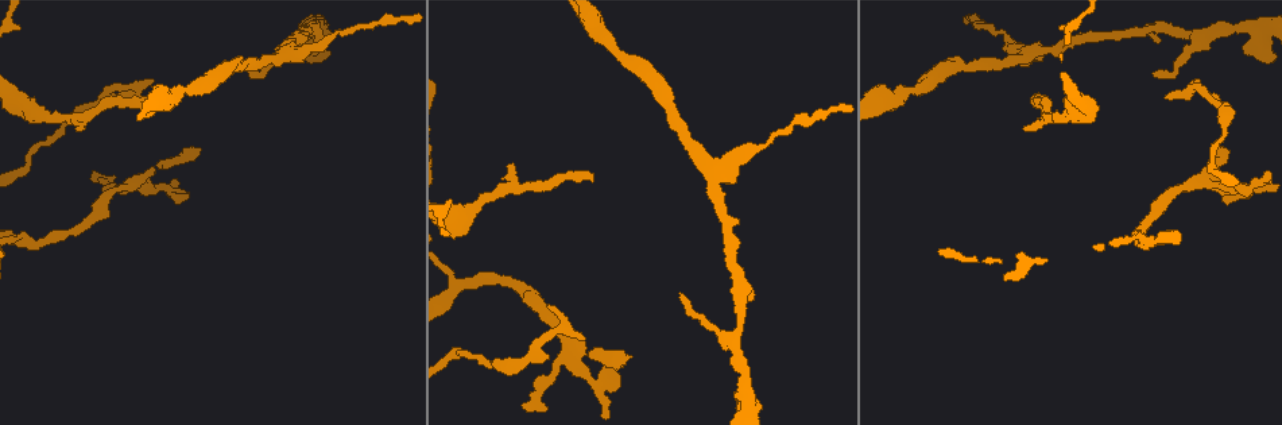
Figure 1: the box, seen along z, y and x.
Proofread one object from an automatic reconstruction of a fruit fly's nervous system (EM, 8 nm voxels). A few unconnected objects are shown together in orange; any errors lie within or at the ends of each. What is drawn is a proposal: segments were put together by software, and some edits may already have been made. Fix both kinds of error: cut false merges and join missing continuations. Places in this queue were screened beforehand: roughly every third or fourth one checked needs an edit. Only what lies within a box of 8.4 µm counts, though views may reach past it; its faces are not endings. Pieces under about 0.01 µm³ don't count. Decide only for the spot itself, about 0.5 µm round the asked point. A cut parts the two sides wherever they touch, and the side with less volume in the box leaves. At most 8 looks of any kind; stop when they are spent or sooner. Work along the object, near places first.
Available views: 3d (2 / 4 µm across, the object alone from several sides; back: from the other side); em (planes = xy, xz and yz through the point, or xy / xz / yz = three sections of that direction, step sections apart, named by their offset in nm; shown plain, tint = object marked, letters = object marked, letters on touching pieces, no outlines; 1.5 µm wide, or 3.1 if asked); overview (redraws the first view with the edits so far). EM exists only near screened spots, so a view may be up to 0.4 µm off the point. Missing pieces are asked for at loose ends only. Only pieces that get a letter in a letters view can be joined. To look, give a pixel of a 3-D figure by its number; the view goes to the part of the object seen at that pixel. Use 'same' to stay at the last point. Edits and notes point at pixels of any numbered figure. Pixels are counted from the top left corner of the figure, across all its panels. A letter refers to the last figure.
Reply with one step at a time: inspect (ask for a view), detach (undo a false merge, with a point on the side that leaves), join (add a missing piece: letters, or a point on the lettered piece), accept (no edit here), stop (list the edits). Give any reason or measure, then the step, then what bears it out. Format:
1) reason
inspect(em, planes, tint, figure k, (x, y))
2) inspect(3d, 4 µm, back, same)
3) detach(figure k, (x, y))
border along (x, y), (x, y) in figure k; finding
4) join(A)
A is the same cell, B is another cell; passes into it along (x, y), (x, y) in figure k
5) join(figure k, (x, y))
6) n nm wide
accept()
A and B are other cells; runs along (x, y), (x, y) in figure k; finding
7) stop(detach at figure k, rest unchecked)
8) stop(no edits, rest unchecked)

free end
inspect(3d, 2 µm, figure 1, (592, 176))

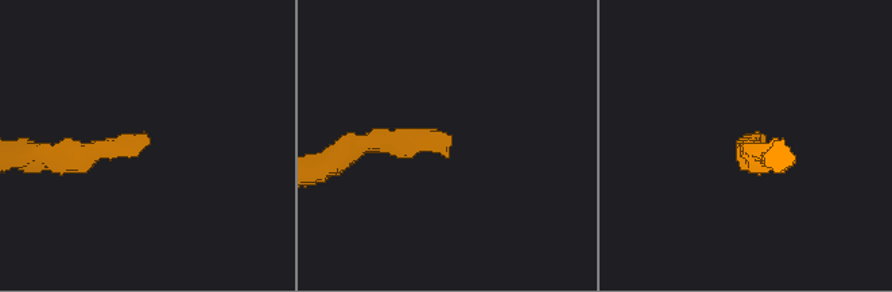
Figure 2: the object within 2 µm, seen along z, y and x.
shape alone is not enough
inspect(em, planes, letters, figure 2, (449, 139))

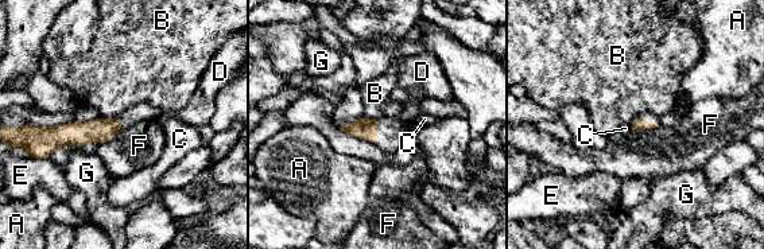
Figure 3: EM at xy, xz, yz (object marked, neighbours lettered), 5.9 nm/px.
accept()
A, B, C, D, E, F and G are other cells; no lettered piece goes on from it

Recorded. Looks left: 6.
tapers out
inspect(3d, 2 µm, figure 1, (148, 85))

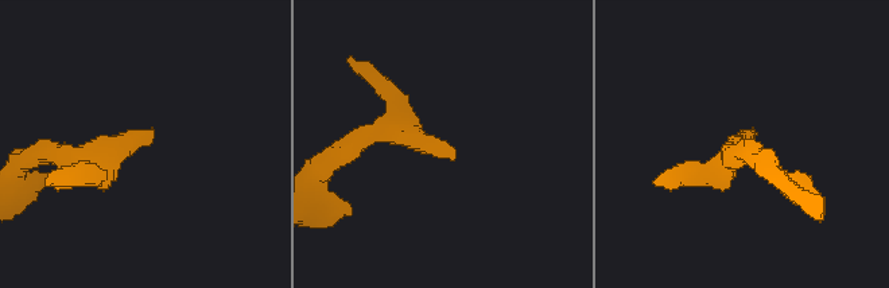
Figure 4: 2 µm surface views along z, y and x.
inspect(em, xy, step 4, letters, figure 4, (150, 142))

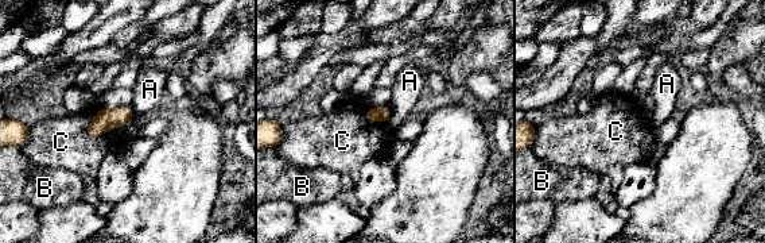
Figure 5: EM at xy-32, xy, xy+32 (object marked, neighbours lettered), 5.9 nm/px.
accept()
A, B and C are other cells; border along (391, 110), (391, 116), (387, 122) in figure 5; none of them fits

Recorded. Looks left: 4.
free end
inspect(em, yz, step 8, letters, figure 1, (1155, 72))

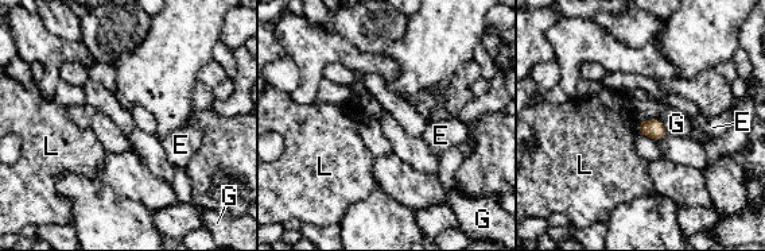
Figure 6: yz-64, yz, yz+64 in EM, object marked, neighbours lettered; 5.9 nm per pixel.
inspect(em, planes, letters, same)

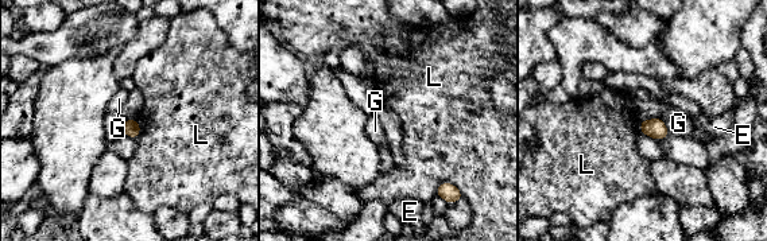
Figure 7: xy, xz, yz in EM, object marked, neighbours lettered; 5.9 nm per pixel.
100 nm wide
accept()
E, G and L are other cells; border along (659, 117), (670, 133) in figure 7; no lettered piece goes on from it

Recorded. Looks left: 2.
inspect(3d, 2 µm, back, figure 1, (1029, 52))

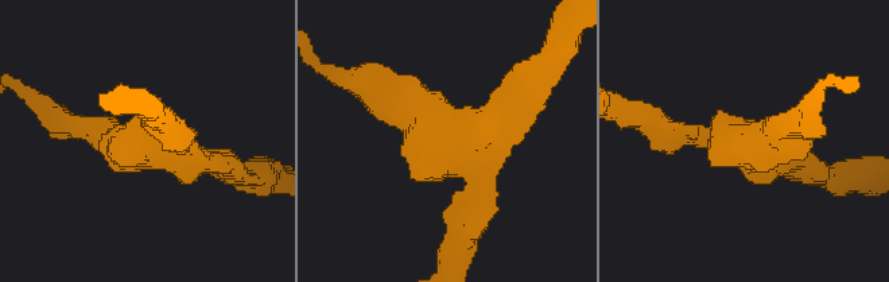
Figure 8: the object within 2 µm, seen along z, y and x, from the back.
3 arms; arms of 200, 200, 220 nm; shape alone is not enough
inspect(em, planes, letters, figure 8, (467, 148))

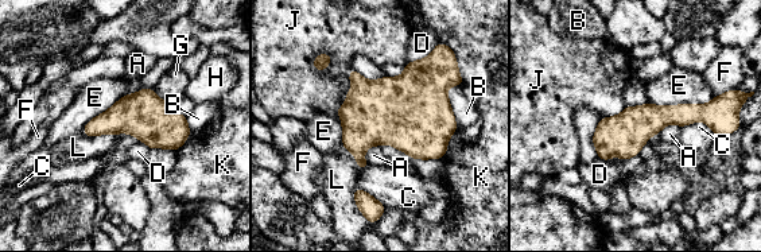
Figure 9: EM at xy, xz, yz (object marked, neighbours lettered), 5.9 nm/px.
accept()
A, B, C, D, E, F, G, H, J, K and L are other cells; all the same neuron

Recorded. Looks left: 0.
stop(no edits, rest unchecked)

